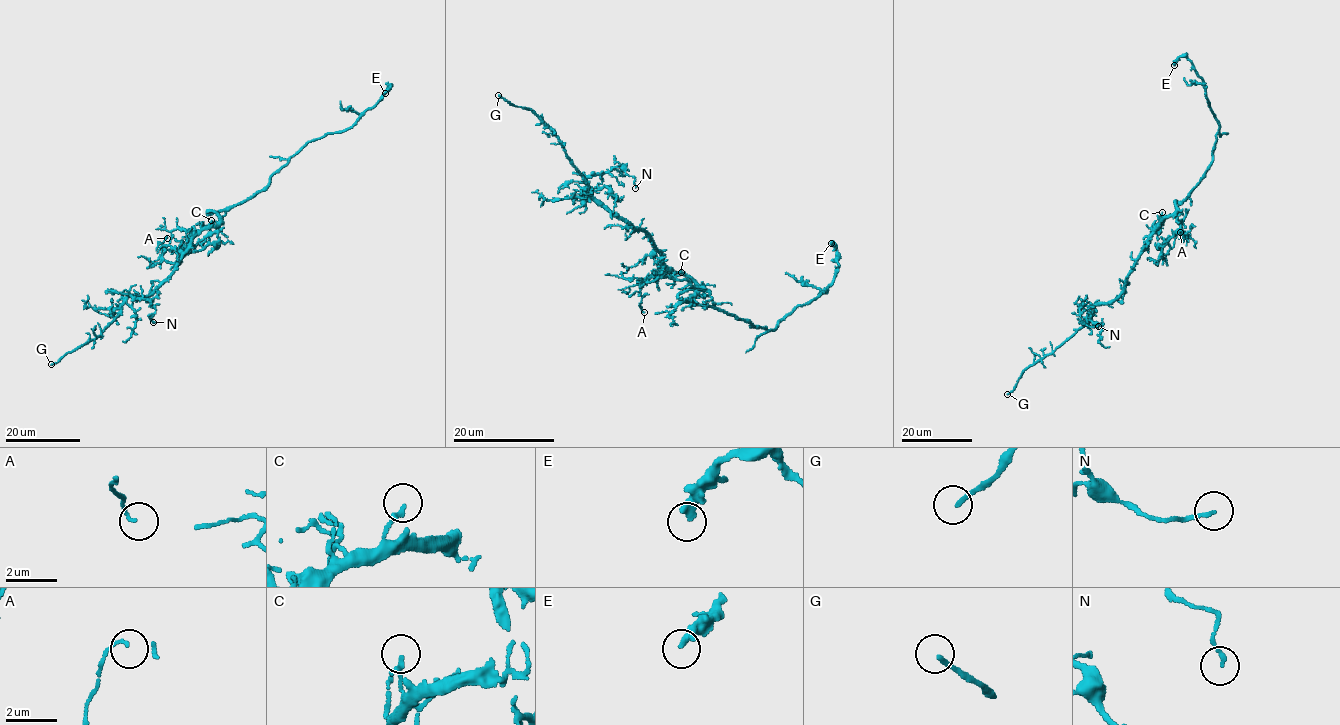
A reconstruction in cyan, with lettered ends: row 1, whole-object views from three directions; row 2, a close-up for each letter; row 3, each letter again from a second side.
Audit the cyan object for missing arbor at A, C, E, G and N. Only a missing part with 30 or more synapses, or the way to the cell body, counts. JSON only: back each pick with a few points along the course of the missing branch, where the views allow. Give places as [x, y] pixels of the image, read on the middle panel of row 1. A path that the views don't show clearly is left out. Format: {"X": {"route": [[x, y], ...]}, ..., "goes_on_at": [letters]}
{"goes_on_at": ["G"]}

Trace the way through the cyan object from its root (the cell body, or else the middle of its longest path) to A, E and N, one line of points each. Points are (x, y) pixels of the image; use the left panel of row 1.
A: (212, 226), (219, 230), (217, 241), (188, 252), (174, 262), (160, 258), (161, 244), (167, 238)
E: (212, 226), (220, 218), (207, 212), (229, 210), (251, 199), (309, 142), (349, 128), (391, 85), (385, 93)
N: (212, 226), (196, 234), (176, 267), (150, 295), (128, 294), (148, 301), (155, 310), (150, 318), (153, 322)

